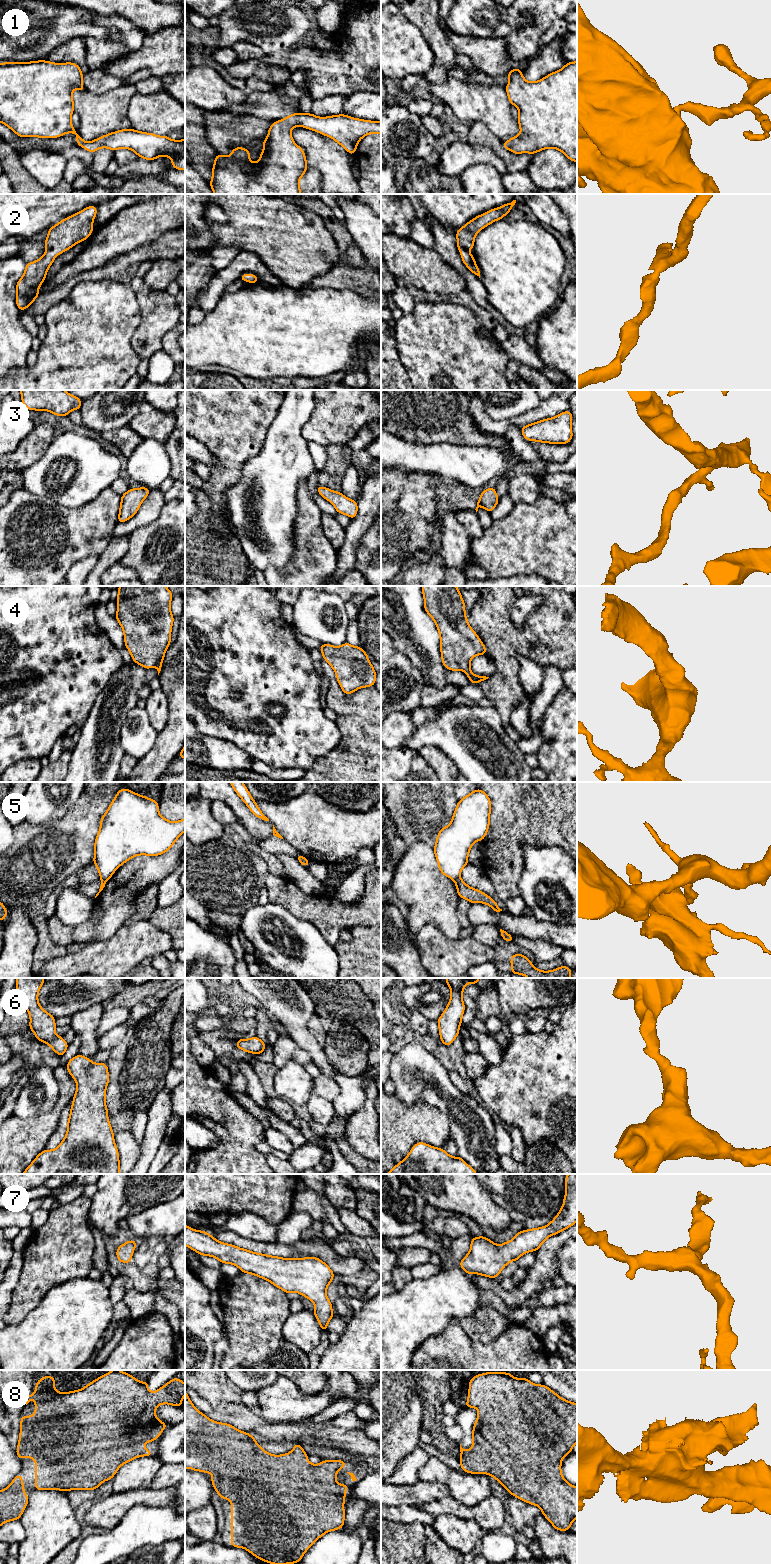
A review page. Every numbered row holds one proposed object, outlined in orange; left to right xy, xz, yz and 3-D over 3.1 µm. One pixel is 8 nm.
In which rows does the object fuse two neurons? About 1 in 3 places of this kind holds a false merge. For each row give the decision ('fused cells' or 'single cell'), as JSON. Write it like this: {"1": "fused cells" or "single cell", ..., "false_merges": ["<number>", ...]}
{"1": "single cell", "2": "single cell", "3": "single cell", "4": "single cell", "5": "fused cells", "6": "single cell", "7": "single cell", "8": "single cell", "false_merges": ["5"]}

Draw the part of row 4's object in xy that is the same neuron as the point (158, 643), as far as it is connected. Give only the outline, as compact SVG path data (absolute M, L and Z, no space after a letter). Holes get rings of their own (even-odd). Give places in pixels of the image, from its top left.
M120 586L117 591L115 618L122 627L125 646L135 663L146 670L156 667L159 675L165 652L171 643L174 617L170 603L173 594L166 586Z

